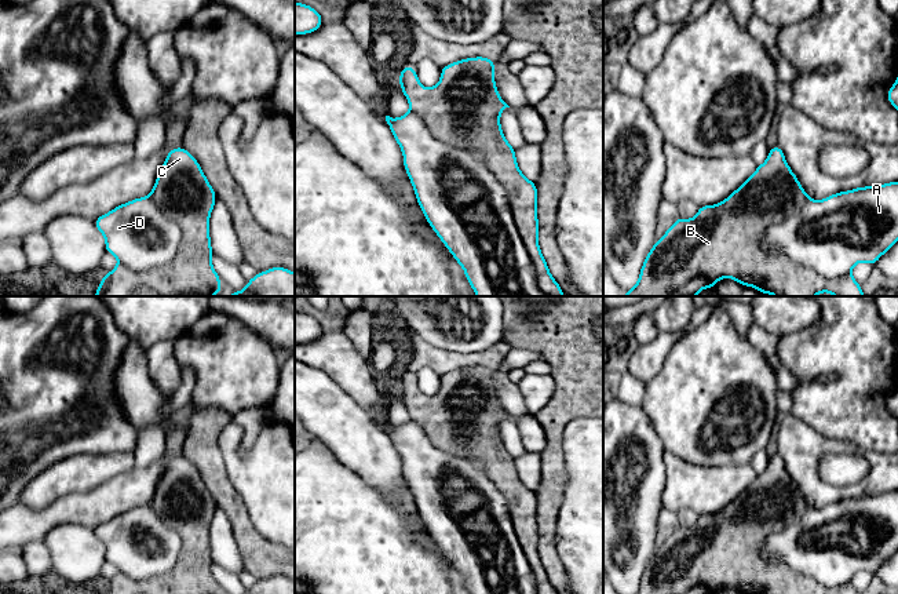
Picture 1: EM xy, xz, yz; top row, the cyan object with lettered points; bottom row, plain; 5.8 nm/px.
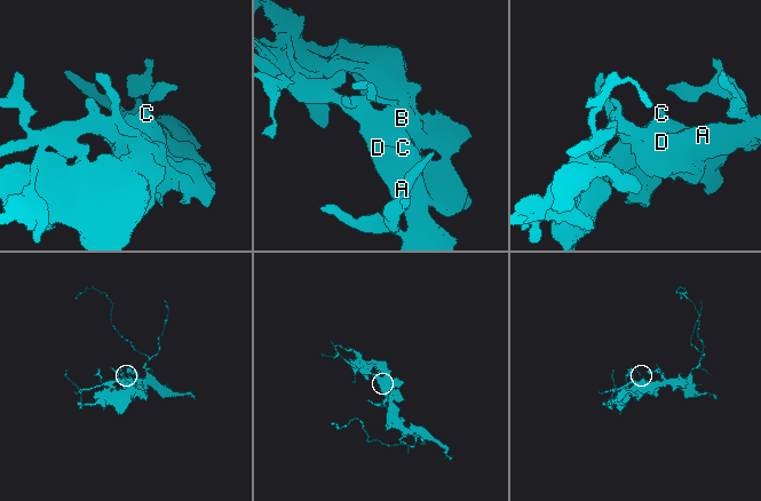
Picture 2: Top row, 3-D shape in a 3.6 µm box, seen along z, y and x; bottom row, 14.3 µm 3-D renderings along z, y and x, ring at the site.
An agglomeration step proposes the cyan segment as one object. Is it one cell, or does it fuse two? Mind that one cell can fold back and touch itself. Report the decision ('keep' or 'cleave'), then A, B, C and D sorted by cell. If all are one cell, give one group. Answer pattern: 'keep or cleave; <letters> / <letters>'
cleave; A D / B C

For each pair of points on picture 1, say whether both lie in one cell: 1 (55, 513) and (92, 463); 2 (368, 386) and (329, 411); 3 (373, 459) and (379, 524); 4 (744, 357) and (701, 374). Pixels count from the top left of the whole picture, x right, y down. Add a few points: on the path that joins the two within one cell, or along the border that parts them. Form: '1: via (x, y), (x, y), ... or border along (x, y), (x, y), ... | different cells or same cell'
1: border along (102, 484), (84, 491), (68, 492), (43, 509) | different cells
2: border along (328, 375), (373, 421) | different cells
3: border along (350, 469), (393, 500), (408, 489) | different cells
4: via (733, 368), (727, 374), (712, 374) | same cell

